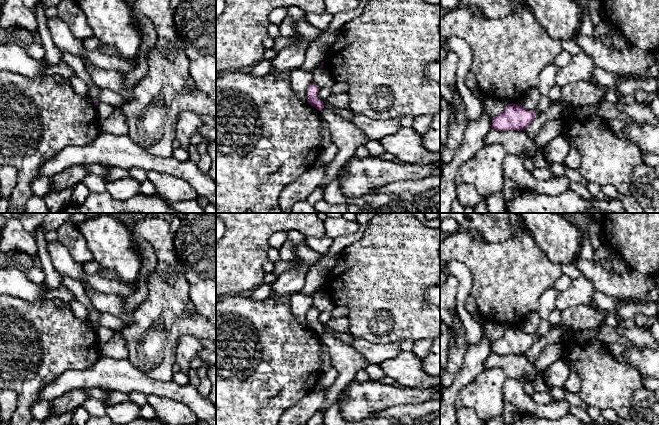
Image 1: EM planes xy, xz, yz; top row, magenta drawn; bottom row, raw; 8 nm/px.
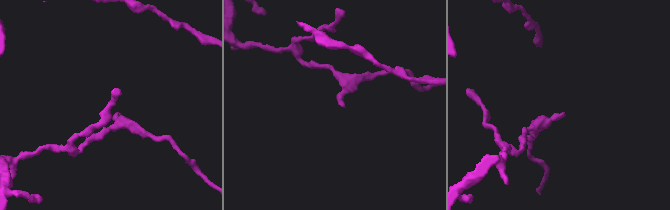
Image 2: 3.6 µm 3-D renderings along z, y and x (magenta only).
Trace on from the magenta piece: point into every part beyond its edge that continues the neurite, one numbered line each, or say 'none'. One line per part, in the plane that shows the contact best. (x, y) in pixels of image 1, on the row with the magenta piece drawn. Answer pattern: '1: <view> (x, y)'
none

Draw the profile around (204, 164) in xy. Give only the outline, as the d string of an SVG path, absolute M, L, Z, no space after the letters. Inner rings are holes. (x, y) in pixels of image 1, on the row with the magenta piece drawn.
M204 140L197 145L197 149L200 153L200 160L197 163L197 166L199 170L204 174L207 174L211 167L211 158L208 155L207 147L208 147L207 140Z

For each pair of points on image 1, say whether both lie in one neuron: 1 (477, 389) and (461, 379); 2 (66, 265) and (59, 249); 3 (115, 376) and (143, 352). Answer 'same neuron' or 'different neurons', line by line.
1: different neurons
2: same neuron
3: different neurons

